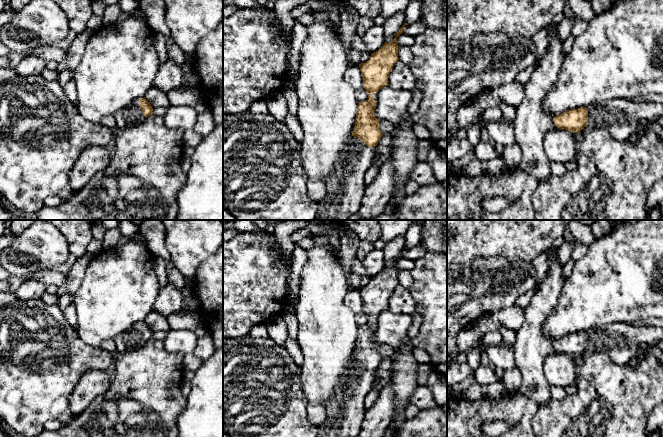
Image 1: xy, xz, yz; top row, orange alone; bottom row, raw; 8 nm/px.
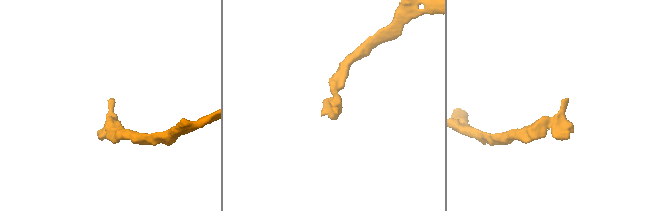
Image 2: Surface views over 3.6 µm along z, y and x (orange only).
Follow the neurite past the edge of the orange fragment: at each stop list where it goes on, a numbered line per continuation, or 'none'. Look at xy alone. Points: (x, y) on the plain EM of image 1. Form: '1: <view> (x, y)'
1: xy (132, 339)

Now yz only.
1: yz (622, 342)

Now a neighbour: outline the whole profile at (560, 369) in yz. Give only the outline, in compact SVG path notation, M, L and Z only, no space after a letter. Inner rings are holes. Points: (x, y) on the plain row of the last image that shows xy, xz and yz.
M554 351L544 361L544 375L550 385L565 388L575 384L577 377L575 357Z

